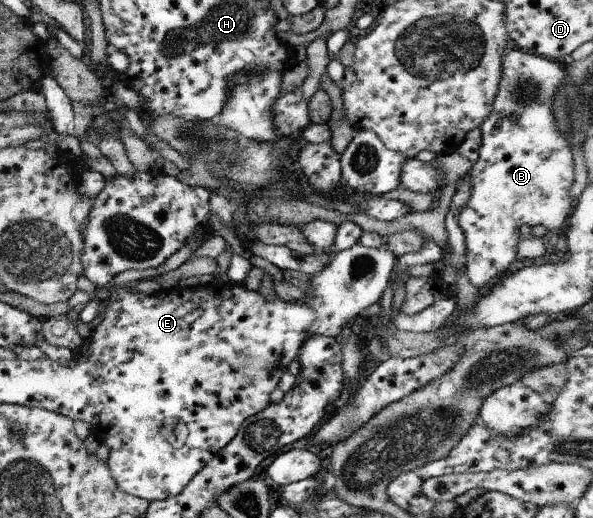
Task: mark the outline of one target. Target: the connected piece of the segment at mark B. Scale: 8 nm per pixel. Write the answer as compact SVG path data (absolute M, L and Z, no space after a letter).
M505 50L502 58L502 76L492 113L479 127L482 130L480 155L471 170L472 193L467 206L459 213L458 221L466 240L466 273L479 290L489 289L494 282L508 273L509 264L517 259L518 244L523 240L517 230L527 224L542 224L550 231L559 231L574 211L569 190L575 182L573 154L568 140L557 126L554 116L555 96L565 82L562 63L523 50Z

